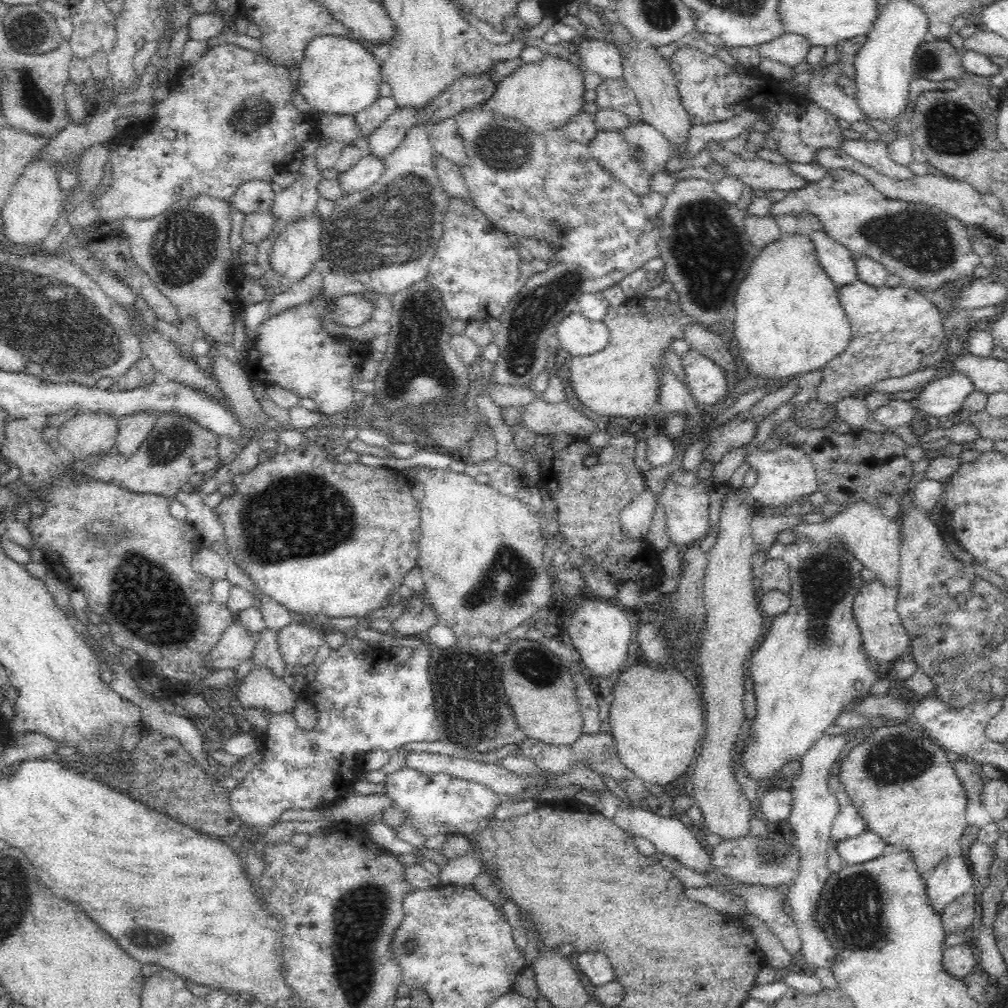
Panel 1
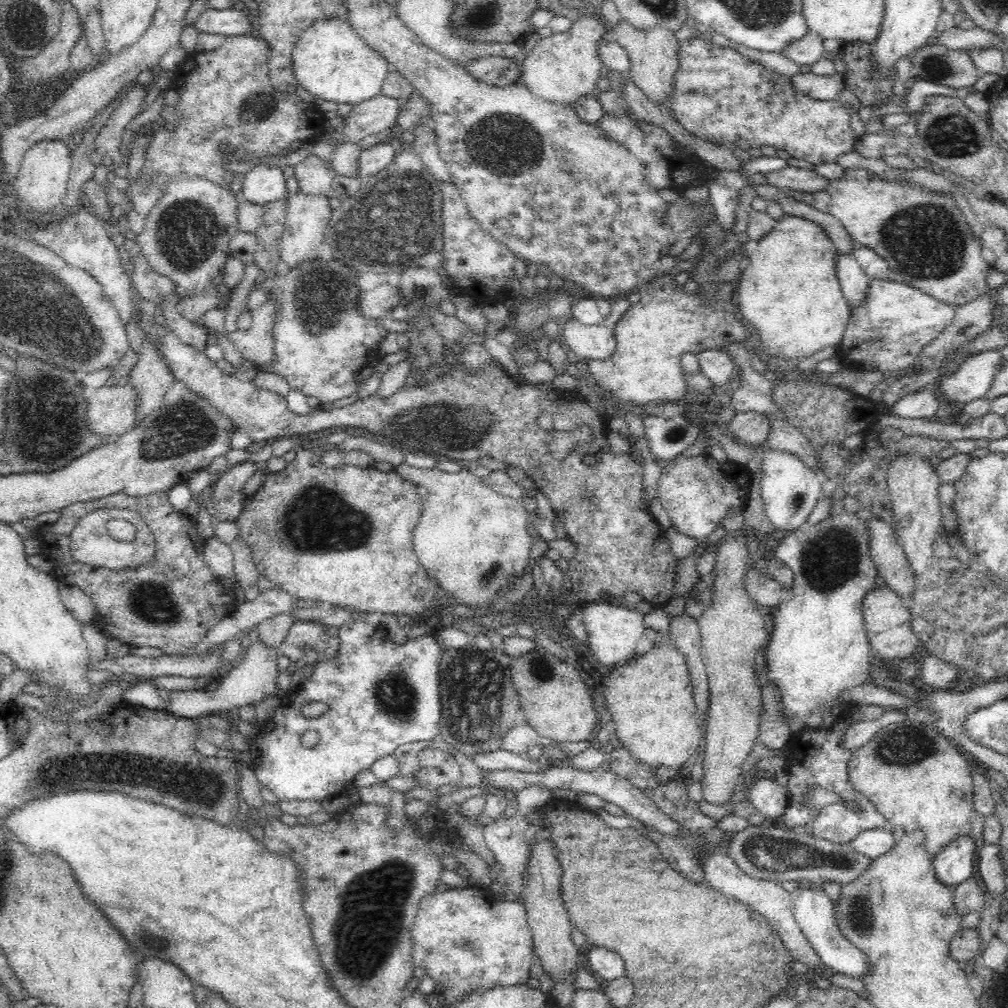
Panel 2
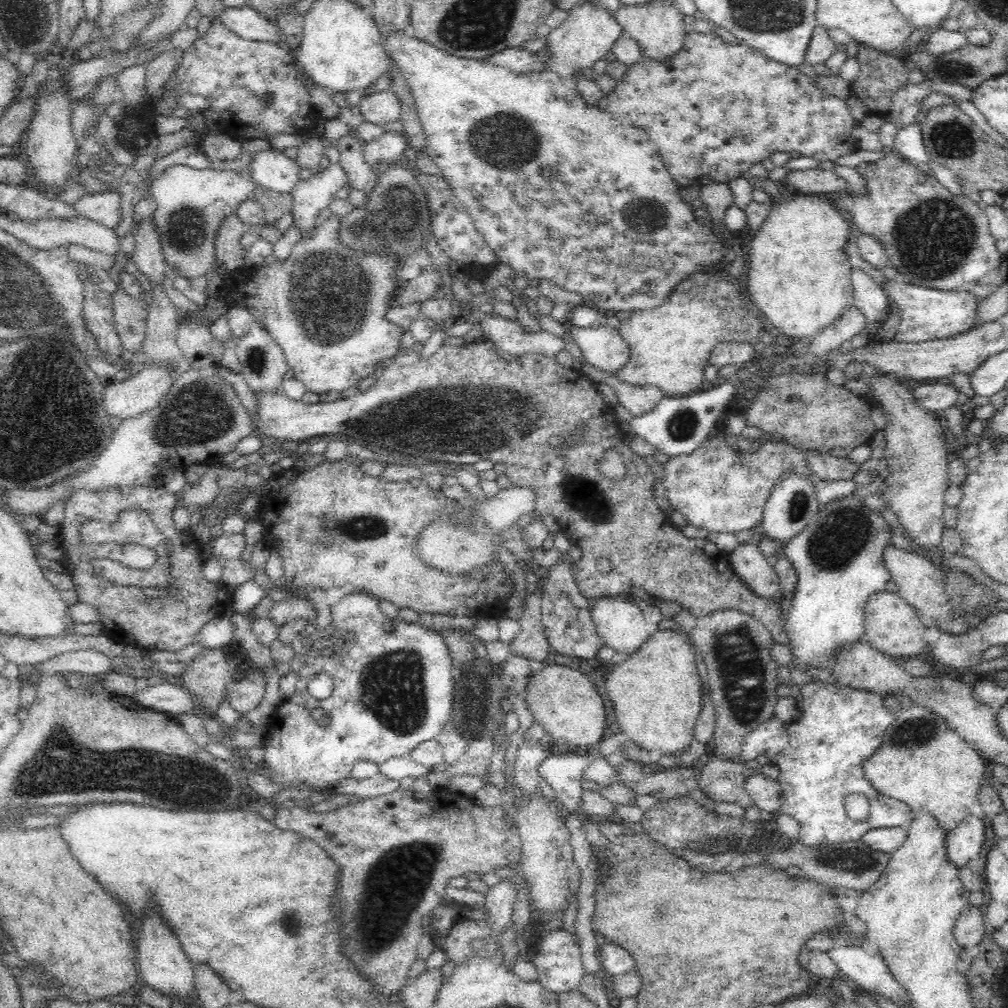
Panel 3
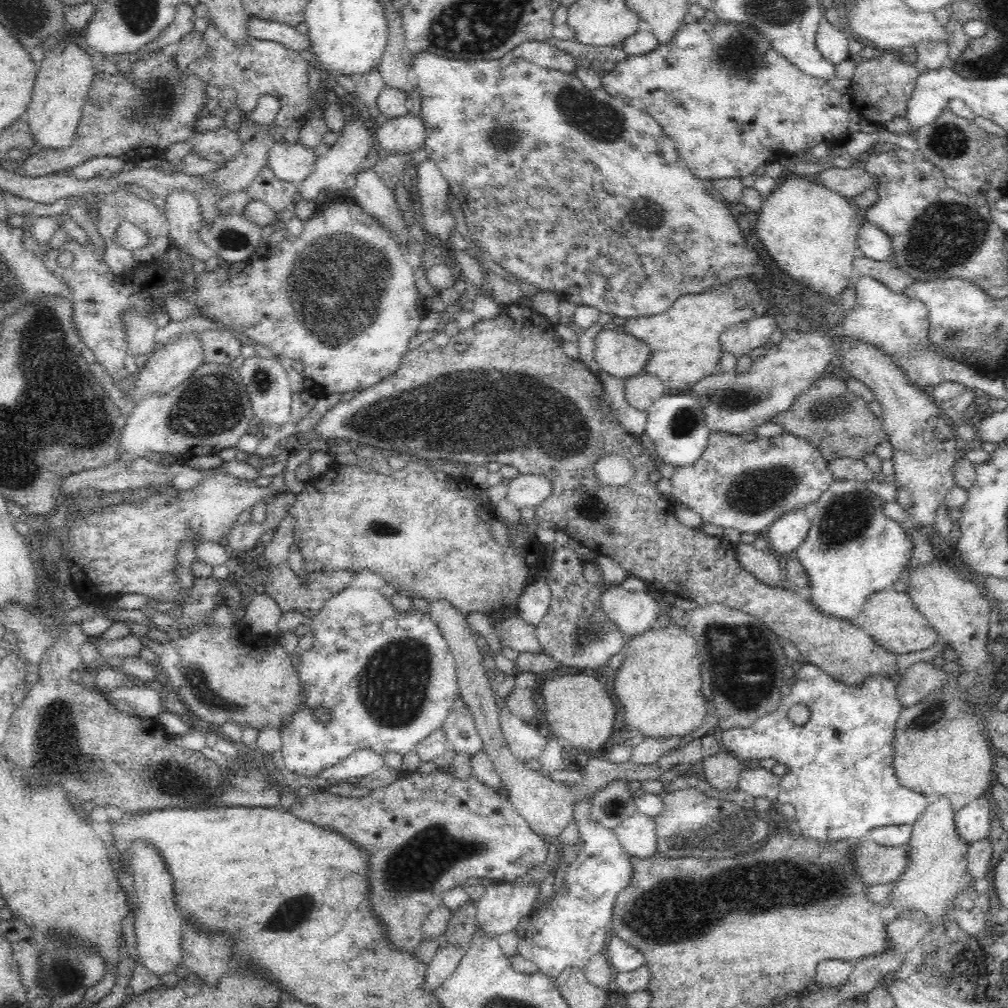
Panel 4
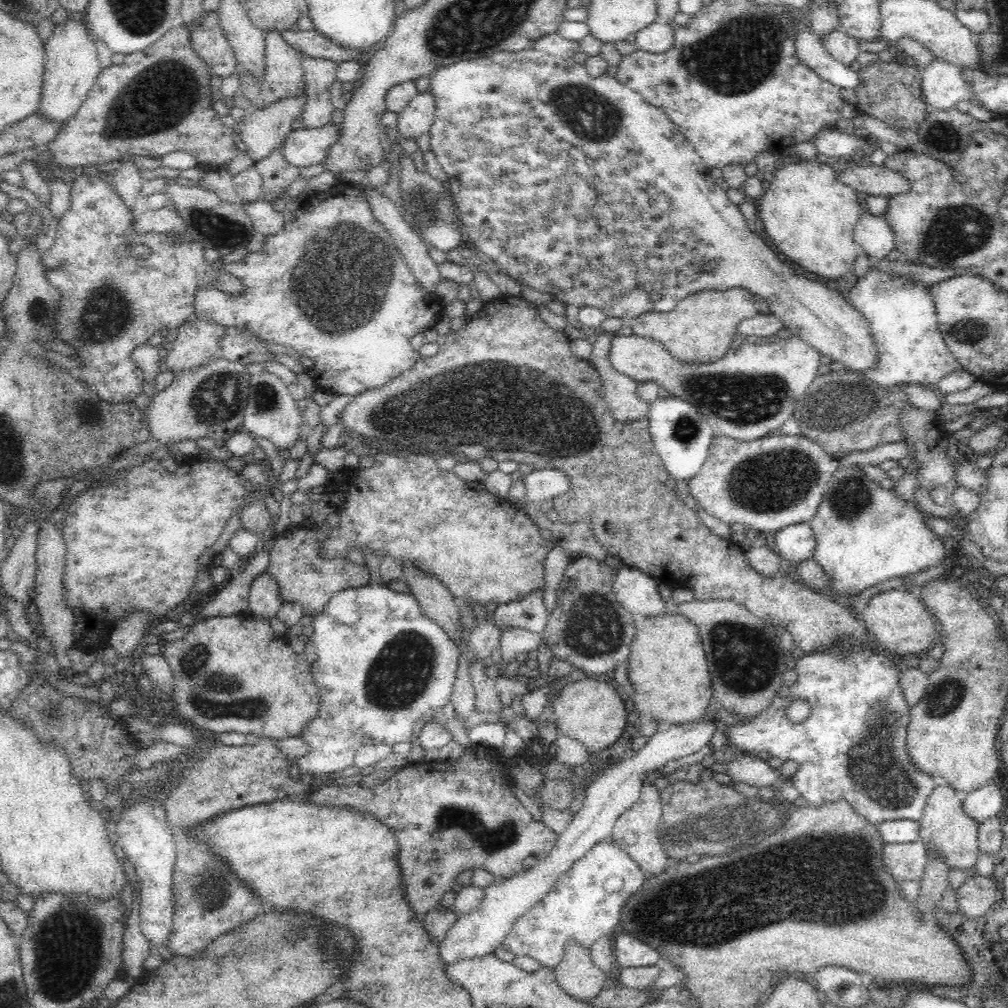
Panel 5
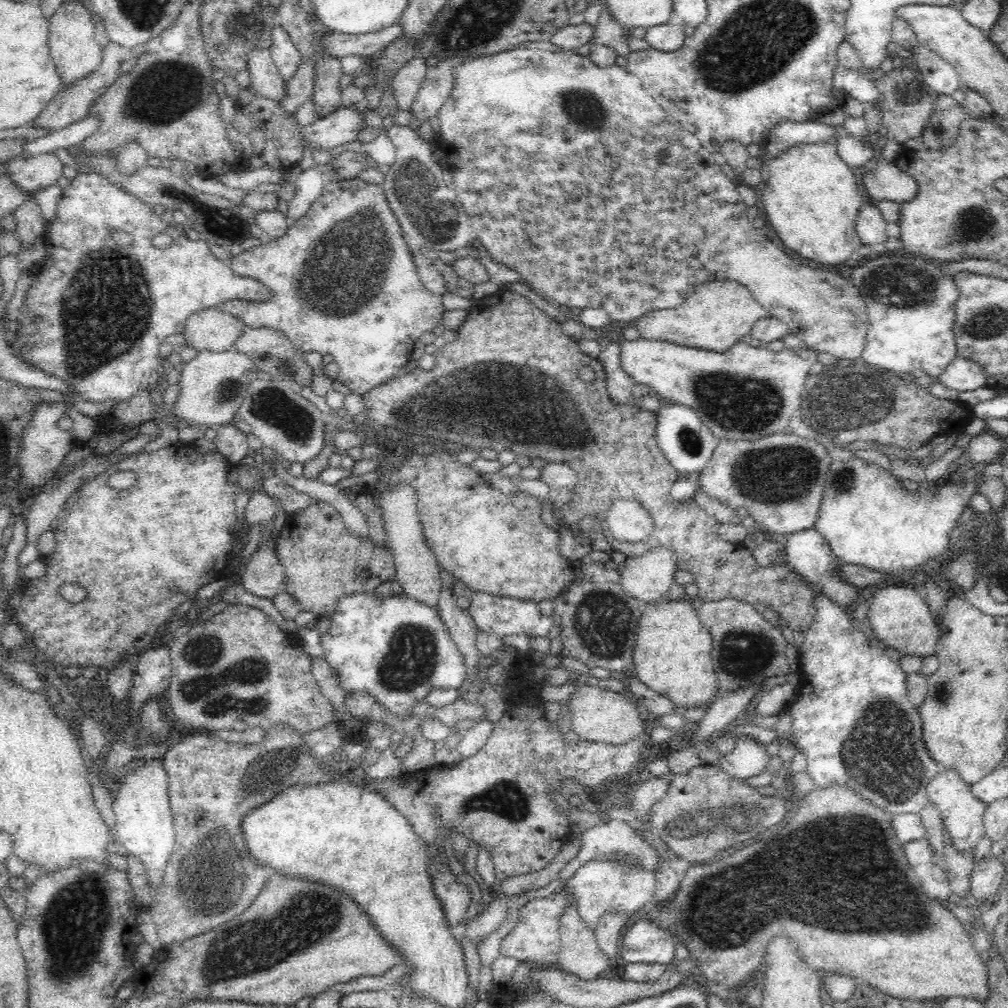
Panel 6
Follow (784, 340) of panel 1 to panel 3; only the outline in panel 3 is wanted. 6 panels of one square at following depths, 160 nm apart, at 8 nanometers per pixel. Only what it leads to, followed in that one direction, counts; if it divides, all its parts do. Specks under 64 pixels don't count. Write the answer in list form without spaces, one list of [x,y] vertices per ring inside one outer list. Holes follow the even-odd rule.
[[[796,192],[788,195],[770,206],[765,223],[746,248],[750,270],[745,286],[750,302],[760,310],[759,316],[765,316],[791,340],[812,340],[853,304],[852,266],[844,249],[853,228],[830,200]]]

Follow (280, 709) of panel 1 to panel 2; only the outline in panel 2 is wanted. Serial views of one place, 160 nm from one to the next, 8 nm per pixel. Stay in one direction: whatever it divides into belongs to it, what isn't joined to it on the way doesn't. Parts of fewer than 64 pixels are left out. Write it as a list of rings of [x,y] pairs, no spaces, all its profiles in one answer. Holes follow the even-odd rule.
[[[262,641],[245,646],[241,658],[224,672],[218,688],[212,691],[188,689],[166,692],[164,693],[167,701],[166,709],[176,716],[196,719],[199,716],[218,711],[255,705],[268,697],[273,697],[277,695],[279,689],[277,688],[277,676],[280,672],[277,662],[279,655],[276,649],[266,647]]]

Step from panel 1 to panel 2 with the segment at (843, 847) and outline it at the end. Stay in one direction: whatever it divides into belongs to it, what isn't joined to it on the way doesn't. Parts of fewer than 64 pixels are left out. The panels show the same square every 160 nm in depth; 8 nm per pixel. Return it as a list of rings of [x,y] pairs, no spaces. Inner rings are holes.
[[[870,828],[855,836],[848,845],[862,855],[874,860],[888,852],[894,846],[893,830],[885,828]]]

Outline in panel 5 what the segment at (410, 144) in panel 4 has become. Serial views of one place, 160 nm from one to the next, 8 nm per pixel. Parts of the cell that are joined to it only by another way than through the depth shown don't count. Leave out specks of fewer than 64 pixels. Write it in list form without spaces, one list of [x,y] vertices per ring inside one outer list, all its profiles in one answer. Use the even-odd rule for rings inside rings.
[[[430,91],[417,95],[397,113],[394,130],[401,139],[414,140],[429,132],[434,120],[434,95]]]

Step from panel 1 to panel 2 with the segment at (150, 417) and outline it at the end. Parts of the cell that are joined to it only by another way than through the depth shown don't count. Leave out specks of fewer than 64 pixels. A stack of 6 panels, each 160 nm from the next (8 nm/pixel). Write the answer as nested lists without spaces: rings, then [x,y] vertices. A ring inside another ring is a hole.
[[[145,338],[139,361],[128,374],[128,384],[137,390],[137,416],[132,428],[138,428],[154,410],[163,404],[163,398],[174,381],[166,361],[158,353],[156,341]]]

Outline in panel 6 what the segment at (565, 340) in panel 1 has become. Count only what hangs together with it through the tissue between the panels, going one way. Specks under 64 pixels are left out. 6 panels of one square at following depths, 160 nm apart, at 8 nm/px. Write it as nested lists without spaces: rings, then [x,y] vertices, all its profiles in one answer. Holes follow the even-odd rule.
[[[642,337],[635,340],[624,339],[619,345],[618,364],[635,384],[646,384],[661,400],[694,410],[717,439],[738,441],[754,441],[770,434],[788,431],[790,419],[800,409],[810,368],[817,362],[817,352],[808,347],[784,347],[780,351],[772,351],[768,347],[754,347],[740,341],[727,351],[690,348]]]

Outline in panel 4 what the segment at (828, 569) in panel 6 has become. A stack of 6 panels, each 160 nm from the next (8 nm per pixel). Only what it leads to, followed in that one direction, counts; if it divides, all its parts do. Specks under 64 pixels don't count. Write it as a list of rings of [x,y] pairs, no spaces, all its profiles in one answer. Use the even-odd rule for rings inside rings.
[[[792,508],[784,512],[767,529],[769,549],[776,555],[796,550],[811,528],[811,518],[806,515],[805,508]]]

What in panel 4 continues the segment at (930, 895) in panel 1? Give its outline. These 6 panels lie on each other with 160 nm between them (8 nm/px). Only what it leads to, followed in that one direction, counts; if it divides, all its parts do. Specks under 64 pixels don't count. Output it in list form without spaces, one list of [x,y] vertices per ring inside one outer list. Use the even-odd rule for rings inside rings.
[[[975,798],[955,812],[956,833],[966,845],[987,838],[990,832],[990,801]]]

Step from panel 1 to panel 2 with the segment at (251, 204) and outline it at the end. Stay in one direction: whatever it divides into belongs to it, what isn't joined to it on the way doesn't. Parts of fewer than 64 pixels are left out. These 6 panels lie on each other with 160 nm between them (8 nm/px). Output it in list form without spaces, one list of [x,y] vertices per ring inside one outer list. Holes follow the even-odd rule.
[[[259,165],[243,175],[241,201],[264,206],[266,203],[284,199],[285,179],[279,167]]]

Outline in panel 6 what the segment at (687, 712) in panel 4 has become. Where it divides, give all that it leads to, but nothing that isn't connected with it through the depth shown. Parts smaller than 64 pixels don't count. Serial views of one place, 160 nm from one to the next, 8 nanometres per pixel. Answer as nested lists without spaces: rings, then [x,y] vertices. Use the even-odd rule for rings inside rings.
[[[687,598],[678,600],[663,599],[645,606],[638,623],[636,644],[633,652],[634,672],[638,680],[650,690],[668,698],[675,708],[708,706],[718,696],[717,678],[710,658],[712,637],[708,628],[702,626],[696,608]]]

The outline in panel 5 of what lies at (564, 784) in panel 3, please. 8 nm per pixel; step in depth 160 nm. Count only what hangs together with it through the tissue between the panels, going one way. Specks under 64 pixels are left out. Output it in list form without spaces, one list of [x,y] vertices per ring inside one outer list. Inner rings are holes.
[[[613,839],[596,843],[584,858],[574,862],[574,865],[556,882],[556,885],[544,896],[540,902],[527,910],[514,924],[512,931],[504,938],[503,945],[518,956],[531,956],[542,967],[554,968],[563,957],[565,945],[576,942],[590,950],[596,940],[604,936],[613,936],[616,933],[620,920],[620,910],[626,900],[634,895],[644,885],[646,874],[639,865],[621,849]]]

